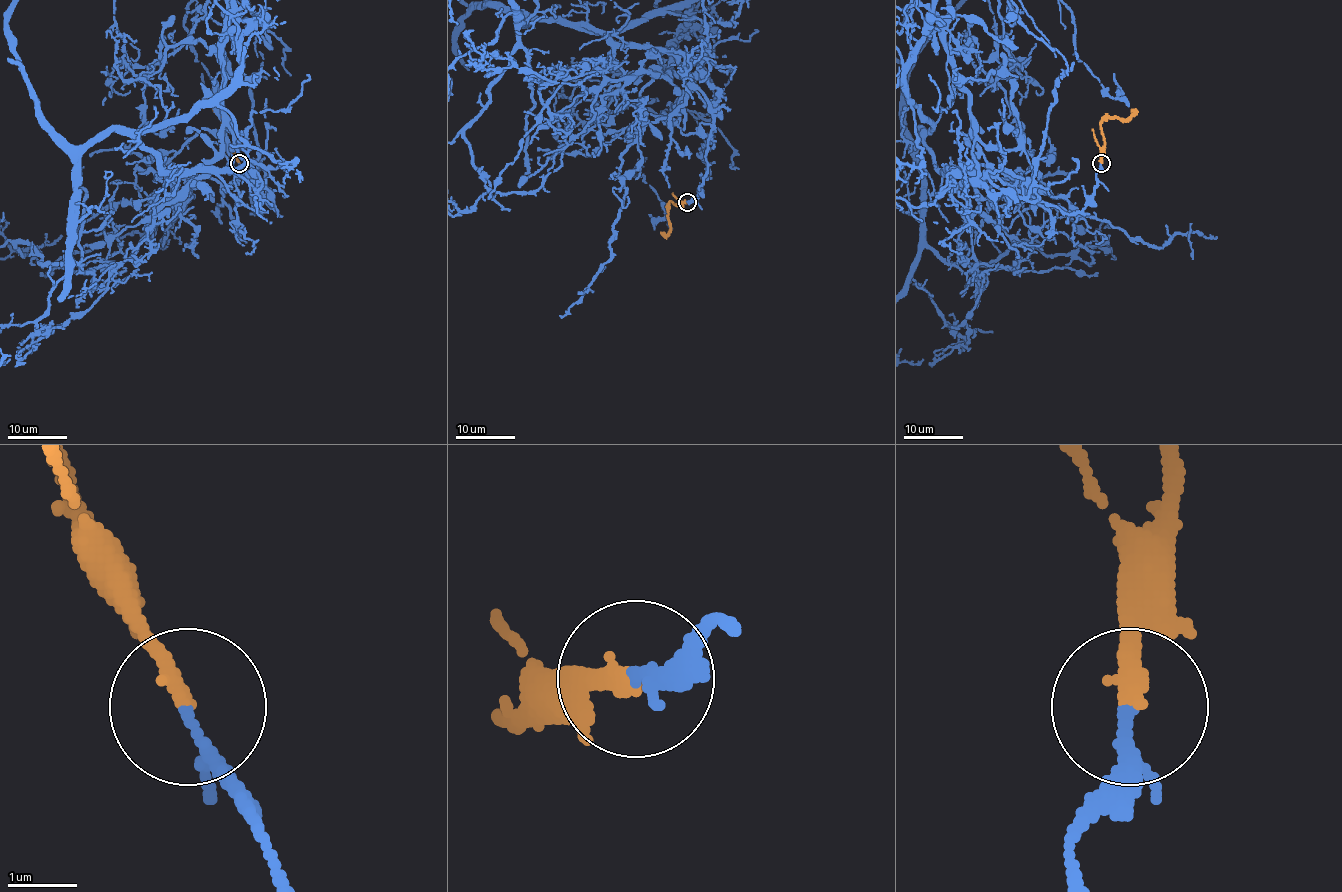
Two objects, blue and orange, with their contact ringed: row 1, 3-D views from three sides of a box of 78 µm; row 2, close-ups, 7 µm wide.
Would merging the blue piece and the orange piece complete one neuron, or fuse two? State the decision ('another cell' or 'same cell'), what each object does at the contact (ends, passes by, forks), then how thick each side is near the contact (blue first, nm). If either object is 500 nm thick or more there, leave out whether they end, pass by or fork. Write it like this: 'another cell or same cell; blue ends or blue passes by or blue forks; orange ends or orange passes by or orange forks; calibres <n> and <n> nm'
same cell; blue passes by; orange ends; calibres 130 and 240 nm

